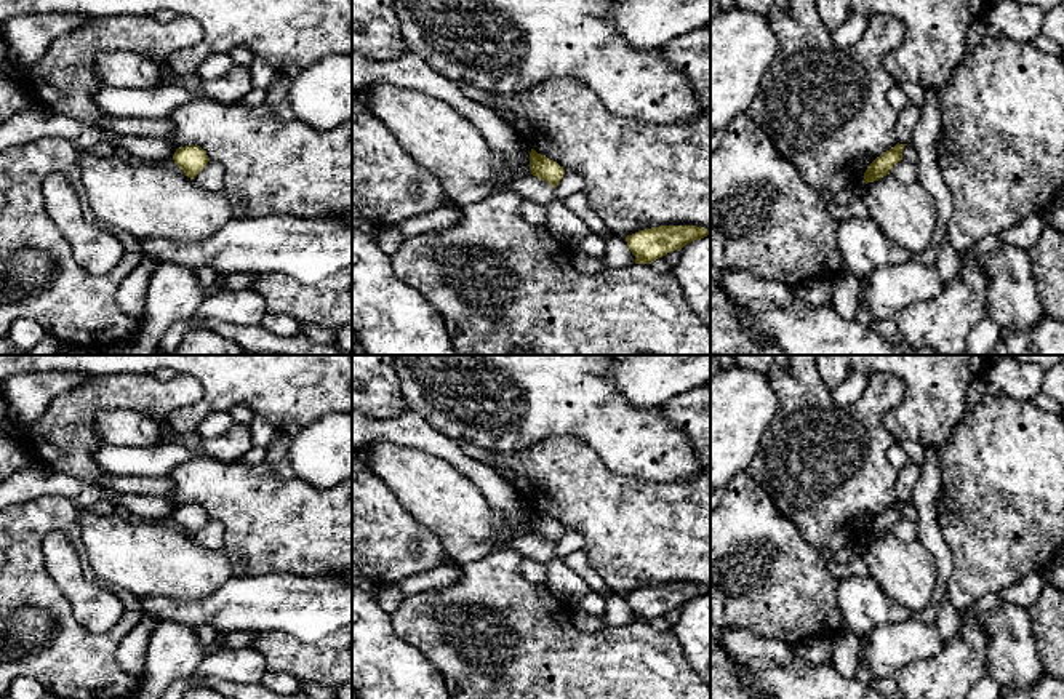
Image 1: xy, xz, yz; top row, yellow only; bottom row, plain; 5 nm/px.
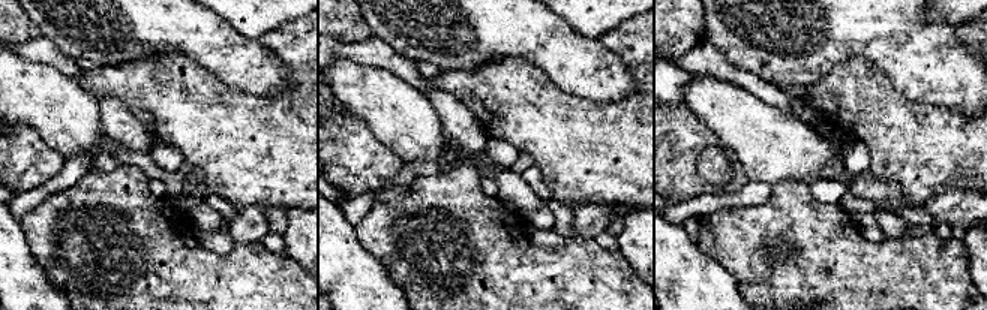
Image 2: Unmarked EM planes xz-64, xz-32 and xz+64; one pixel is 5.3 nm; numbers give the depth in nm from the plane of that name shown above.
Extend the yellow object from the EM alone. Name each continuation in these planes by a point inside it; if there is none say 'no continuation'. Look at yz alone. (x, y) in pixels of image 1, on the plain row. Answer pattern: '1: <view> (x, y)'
no continuation

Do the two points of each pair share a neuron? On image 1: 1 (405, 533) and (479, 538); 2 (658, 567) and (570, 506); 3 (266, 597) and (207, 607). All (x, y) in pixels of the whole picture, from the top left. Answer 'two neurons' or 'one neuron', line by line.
1: two neurons
2: one neuron
3: one neuron

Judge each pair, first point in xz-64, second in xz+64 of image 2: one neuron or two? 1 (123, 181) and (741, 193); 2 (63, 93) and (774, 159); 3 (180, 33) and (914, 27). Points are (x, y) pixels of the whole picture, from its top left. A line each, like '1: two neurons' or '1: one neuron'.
1: two neurons
2: one neuron
3: one neuron

